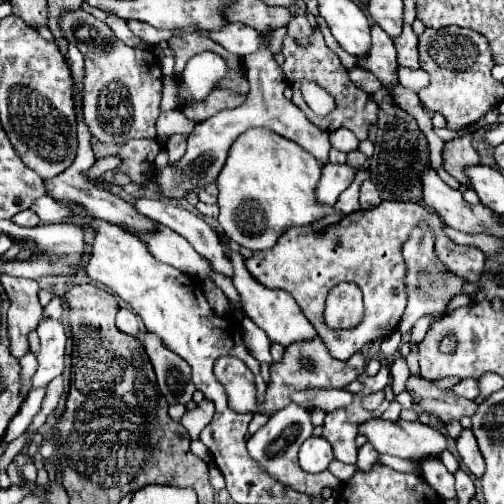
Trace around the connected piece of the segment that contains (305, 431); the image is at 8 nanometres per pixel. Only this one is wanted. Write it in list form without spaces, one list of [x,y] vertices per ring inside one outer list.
[[[286,406],[284,410],[276,412],[270,416],[270,420],[248,440],[248,454],[268,472],[270,478],[274,478],[276,482],[308,494],[308,496],[318,496],[324,488],[336,490],[340,486],[340,480],[326,472],[318,472],[318,474],[308,474],[298,466],[298,448],[300,444],[312,434],[312,422],[310,422],[310,412],[302,406]]]

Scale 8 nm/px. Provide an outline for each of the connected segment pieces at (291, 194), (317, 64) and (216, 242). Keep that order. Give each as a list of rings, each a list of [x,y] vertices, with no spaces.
[[[270,128],[246,130],[232,142],[228,160],[216,180],[220,192],[218,222],[224,228],[224,236],[258,252],[272,248],[288,228],[306,226],[334,214],[334,207],[316,206],[314,188],[320,174],[320,162],[300,144],[274,134]]]
[[[320,30],[314,32],[314,38],[312,38],[312,42],[306,48],[302,48],[300,44],[292,42],[292,38],[286,36],[286,40],[283,42],[282,53],[286,58],[282,65],[282,70],[286,81],[292,87],[292,101],[294,104],[300,104],[300,108],[306,110],[306,102],[302,100],[302,92],[300,92],[300,84],[302,84],[304,78],[306,80],[314,80],[318,86],[322,86],[336,100],[336,108],[328,116],[312,116],[312,124],[318,126],[320,130],[336,130],[336,128],[344,126],[344,128],[352,130],[358,140],[366,140],[370,126],[378,122],[380,108],[378,108],[378,104],[366,92],[362,92],[356,86],[352,86],[352,82],[348,78],[348,70],[342,66],[340,58],[324,44]]]
[[[138,198],[134,202],[134,206],[144,216],[182,234],[200,254],[204,254],[212,262],[212,266],[216,266],[216,270],[220,270],[226,276],[232,276],[232,264],[222,252],[220,236],[200,216],[196,216],[180,206],[174,206],[168,200]]]

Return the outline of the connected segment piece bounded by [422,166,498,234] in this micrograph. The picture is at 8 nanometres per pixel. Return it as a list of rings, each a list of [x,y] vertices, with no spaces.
[[[426,166],[422,174],[422,200],[442,218],[444,224],[464,234],[480,234],[480,230],[498,228],[490,208],[484,204],[468,204],[462,198],[462,192],[444,184],[430,166]]]

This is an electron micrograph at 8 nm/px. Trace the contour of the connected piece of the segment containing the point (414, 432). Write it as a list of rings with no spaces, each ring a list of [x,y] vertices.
[[[370,418],[362,422],[358,430],[368,438],[374,450],[398,458],[422,460],[424,456],[440,456],[446,448],[446,438],[438,430],[420,422]]]

